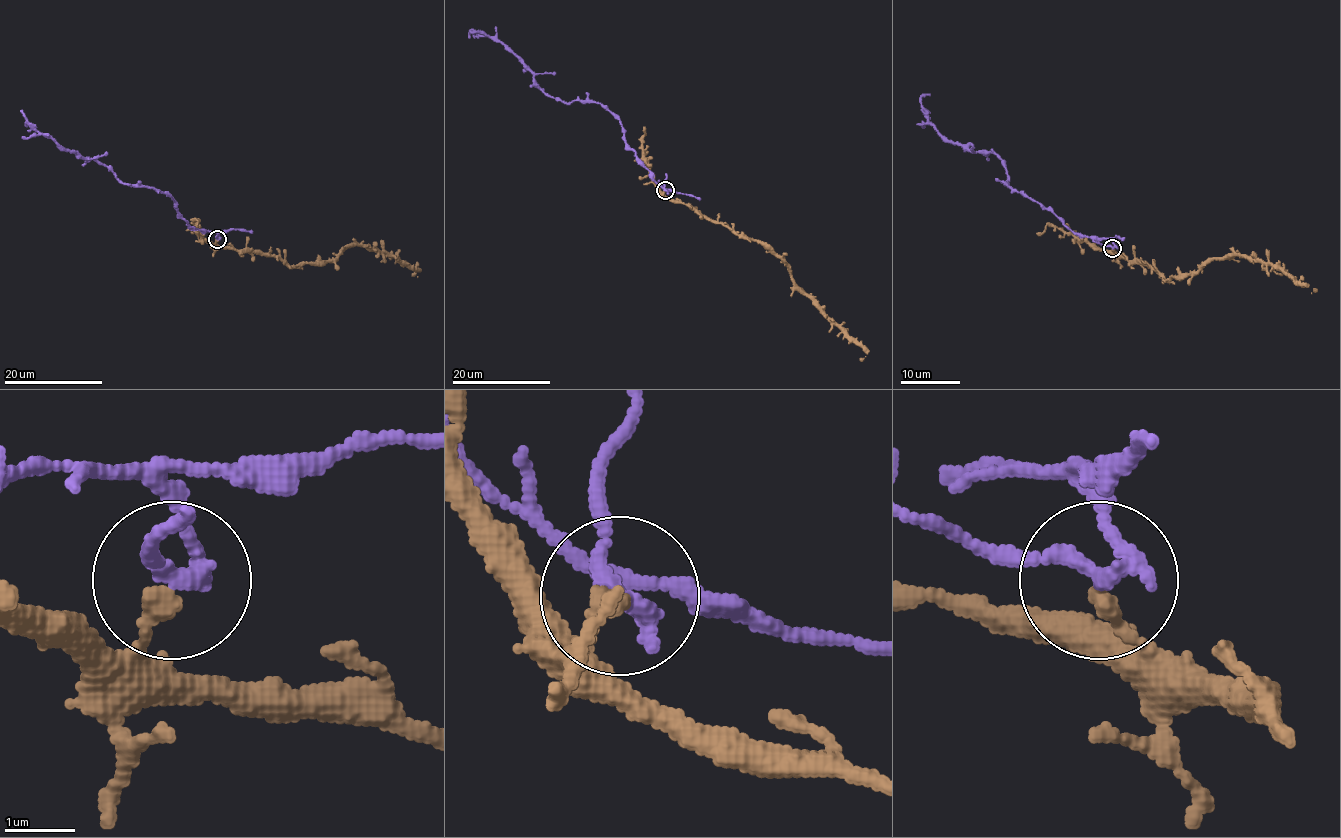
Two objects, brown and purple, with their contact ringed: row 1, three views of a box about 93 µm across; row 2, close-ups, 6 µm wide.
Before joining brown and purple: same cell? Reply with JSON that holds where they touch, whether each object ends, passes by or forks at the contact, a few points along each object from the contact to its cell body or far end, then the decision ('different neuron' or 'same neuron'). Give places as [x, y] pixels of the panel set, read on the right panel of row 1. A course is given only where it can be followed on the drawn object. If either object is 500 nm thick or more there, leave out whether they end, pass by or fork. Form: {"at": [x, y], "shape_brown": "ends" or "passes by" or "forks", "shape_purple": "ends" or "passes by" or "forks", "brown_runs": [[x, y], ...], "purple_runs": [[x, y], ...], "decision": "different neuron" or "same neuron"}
{"at": [1112, 248], "shape_brown": "ends", "shape_purple": "passes by", "brown_runs": [[1113, 248], [1166, 280], [1194, 275], [1214, 258], [1248, 255], [1275, 264], [1313, 288], [1312, 294]], "purple_runs": [[1113, 248], [1110, 239], [1075, 233], [1007, 185], [1005, 164], [992, 152], [948, 140], [921, 107], [930, 93]], "decision": "different neuron"}

